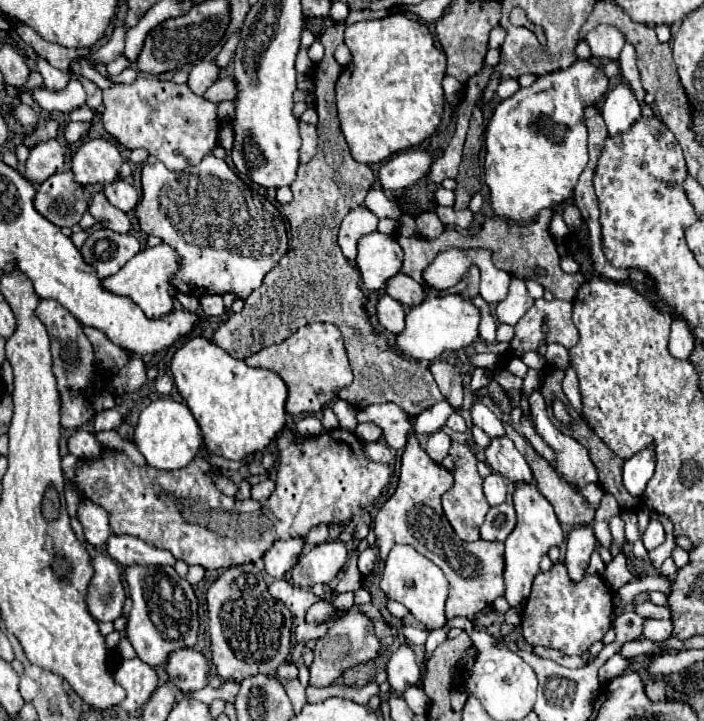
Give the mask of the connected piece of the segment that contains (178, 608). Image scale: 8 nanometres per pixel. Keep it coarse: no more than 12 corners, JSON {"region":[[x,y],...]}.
{"region":[[173,567],[125,569],[125,633],[165,665],[197,643],[197,597]]}

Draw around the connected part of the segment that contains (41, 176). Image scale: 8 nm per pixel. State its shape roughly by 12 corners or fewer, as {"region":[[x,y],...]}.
{"region":[[45,141],[31,149],[21,173],[43,183],[63,171],[67,145]]}

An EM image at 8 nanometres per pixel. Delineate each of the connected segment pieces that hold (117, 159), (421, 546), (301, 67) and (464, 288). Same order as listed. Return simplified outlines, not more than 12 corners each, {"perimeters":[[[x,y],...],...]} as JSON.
{"perimeters":[[[107,139],[75,151],[71,169],[81,185],[117,179],[121,153]],[[409,433],[379,509],[379,557],[411,545],[449,581],[447,619],[497,623],[503,543],[461,541],[441,509],[453,475]],[[301,47],[295,61],[299,75],[312,69],[308,49]],[[473,265],[463,283],[448,290],[463,299],[479,293],[480,269]]]}

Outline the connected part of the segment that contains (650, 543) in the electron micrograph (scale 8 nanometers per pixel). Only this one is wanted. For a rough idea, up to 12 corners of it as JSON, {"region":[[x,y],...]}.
{"region":[[651,519],[643,543],[647,551],[665,541],[665,529],[659,519]]}

